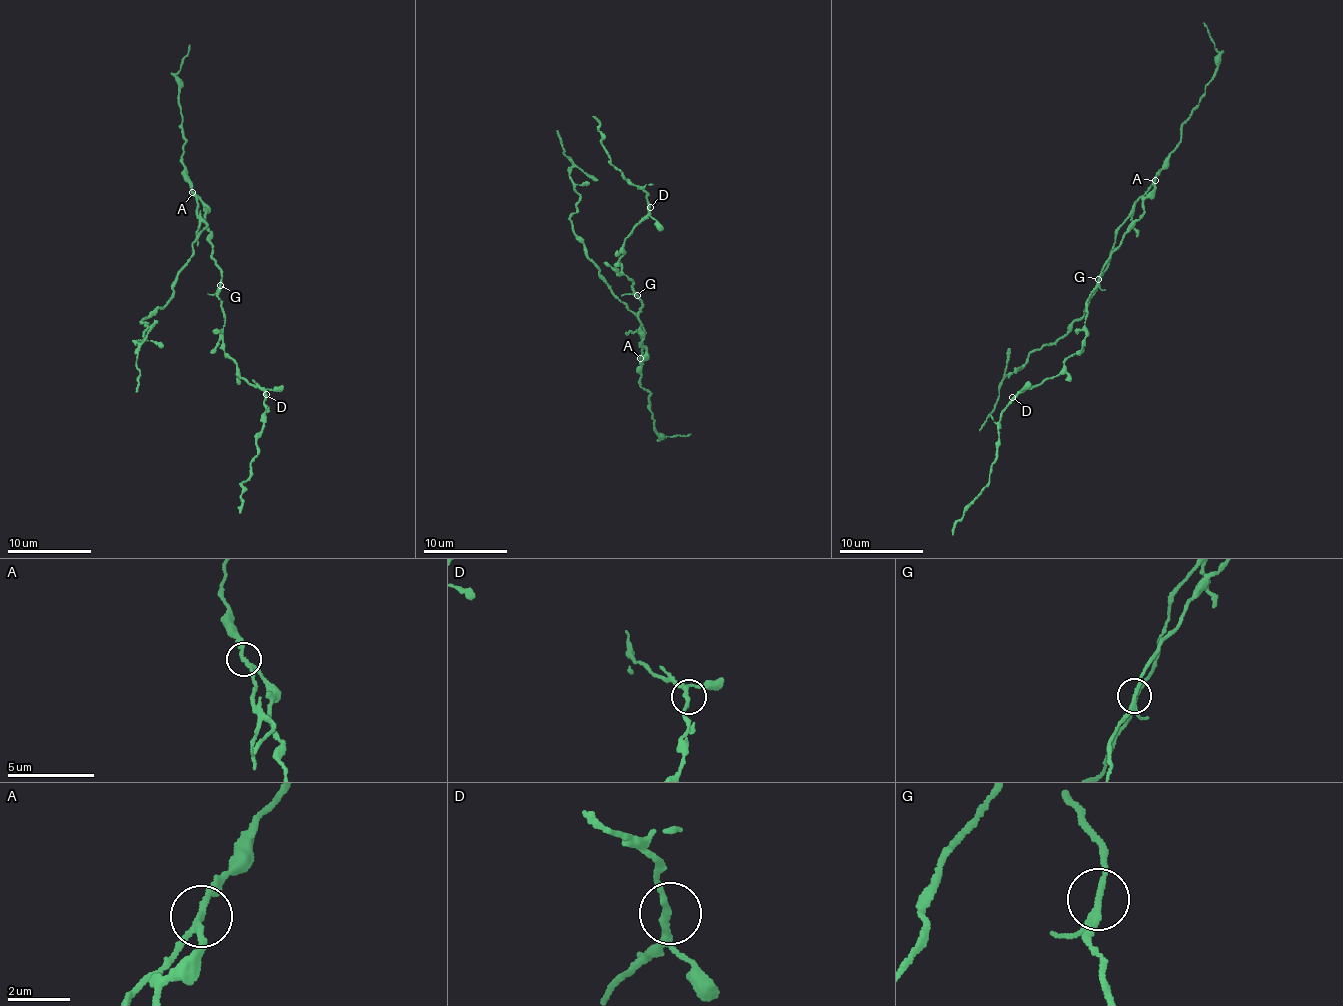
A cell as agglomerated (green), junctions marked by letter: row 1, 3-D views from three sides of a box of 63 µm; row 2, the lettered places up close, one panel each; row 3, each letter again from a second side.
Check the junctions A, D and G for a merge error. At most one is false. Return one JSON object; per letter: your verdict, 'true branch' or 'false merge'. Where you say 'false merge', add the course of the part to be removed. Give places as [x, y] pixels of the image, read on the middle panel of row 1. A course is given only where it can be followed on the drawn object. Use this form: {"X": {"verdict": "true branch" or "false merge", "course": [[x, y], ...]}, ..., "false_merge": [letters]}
{"A": {"verdict": "false merge", "course": [[640, 358], [643, 329], [574, 233], [571, 217], [579, 197], [570, 178], [573, 164], [562, 153], [558, 130]]}, "D": {"verdict": "true branch"}, "G": {"verdict": "true branch"}, "false_merge": ["A"]}

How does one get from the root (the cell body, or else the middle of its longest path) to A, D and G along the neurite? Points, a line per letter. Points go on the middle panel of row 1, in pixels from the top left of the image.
A: (642, 325), (640, 330), (643, 336), (640, 345), (647, 353), (642, 360), (640, 358)
D: (642, 325), (637, 318), (642, 301), (634, 294), (633, 282), (614, 271), (625, 238), (644, 221), (650, 207)
G: (642, 325), (637, 318), (642, 301), (637, 295)

